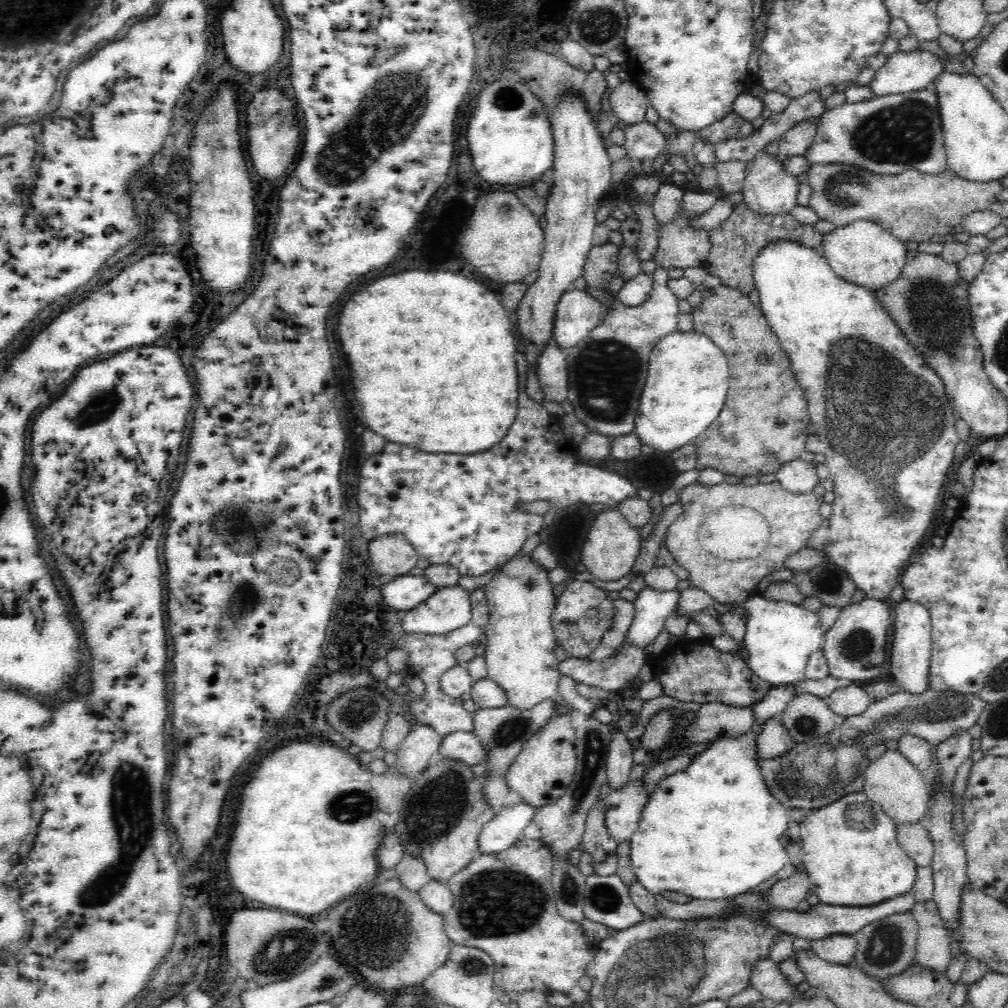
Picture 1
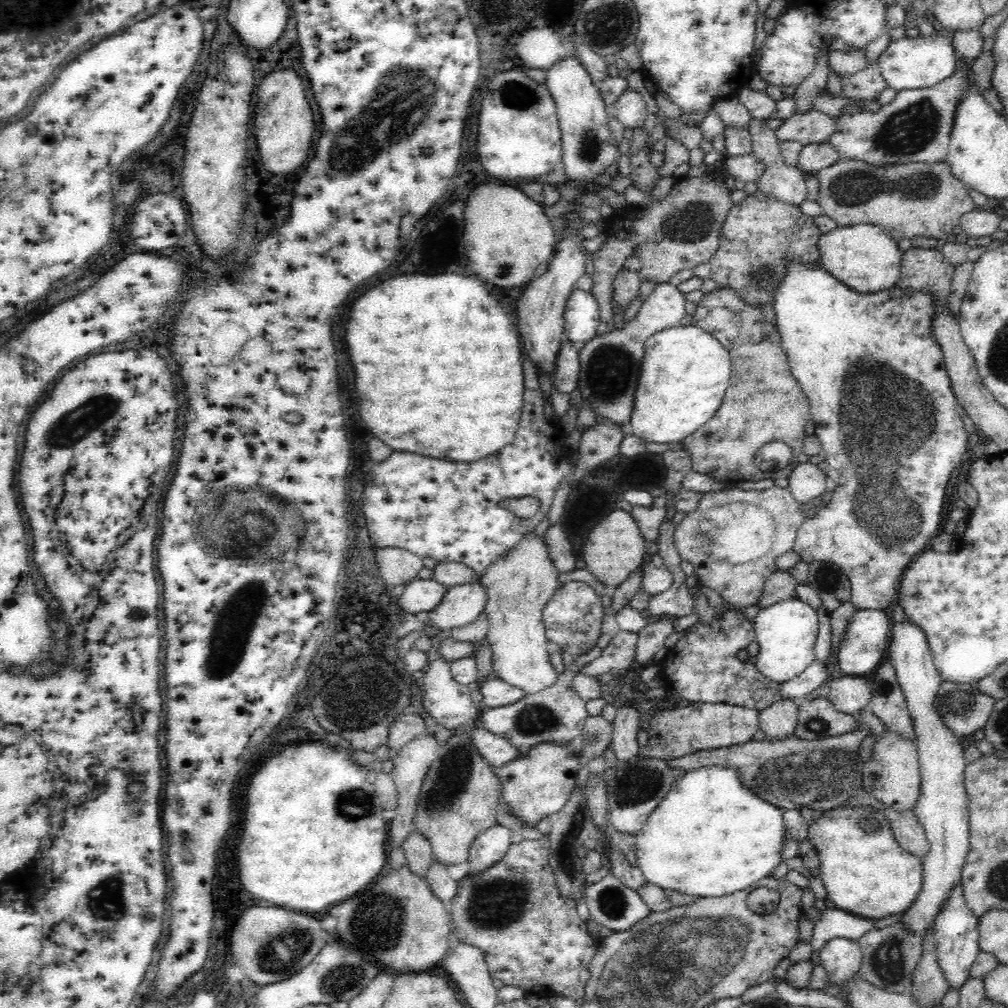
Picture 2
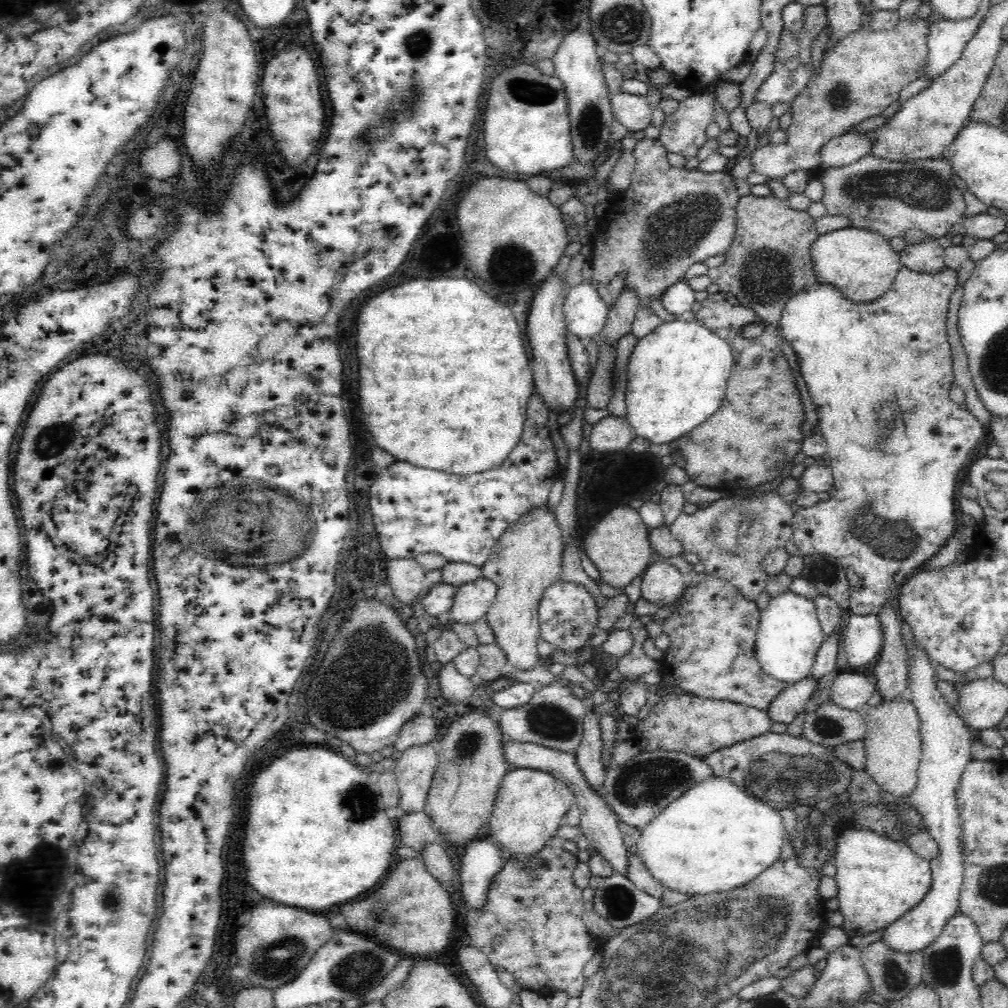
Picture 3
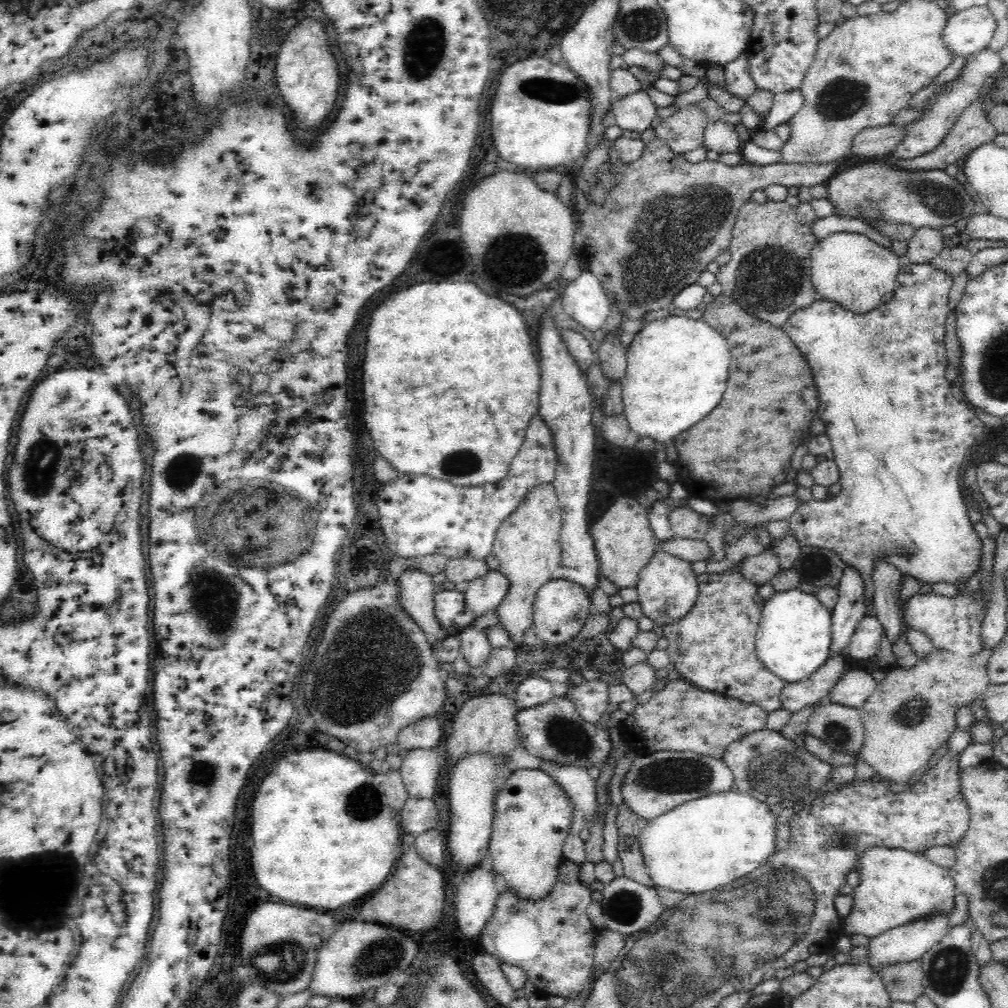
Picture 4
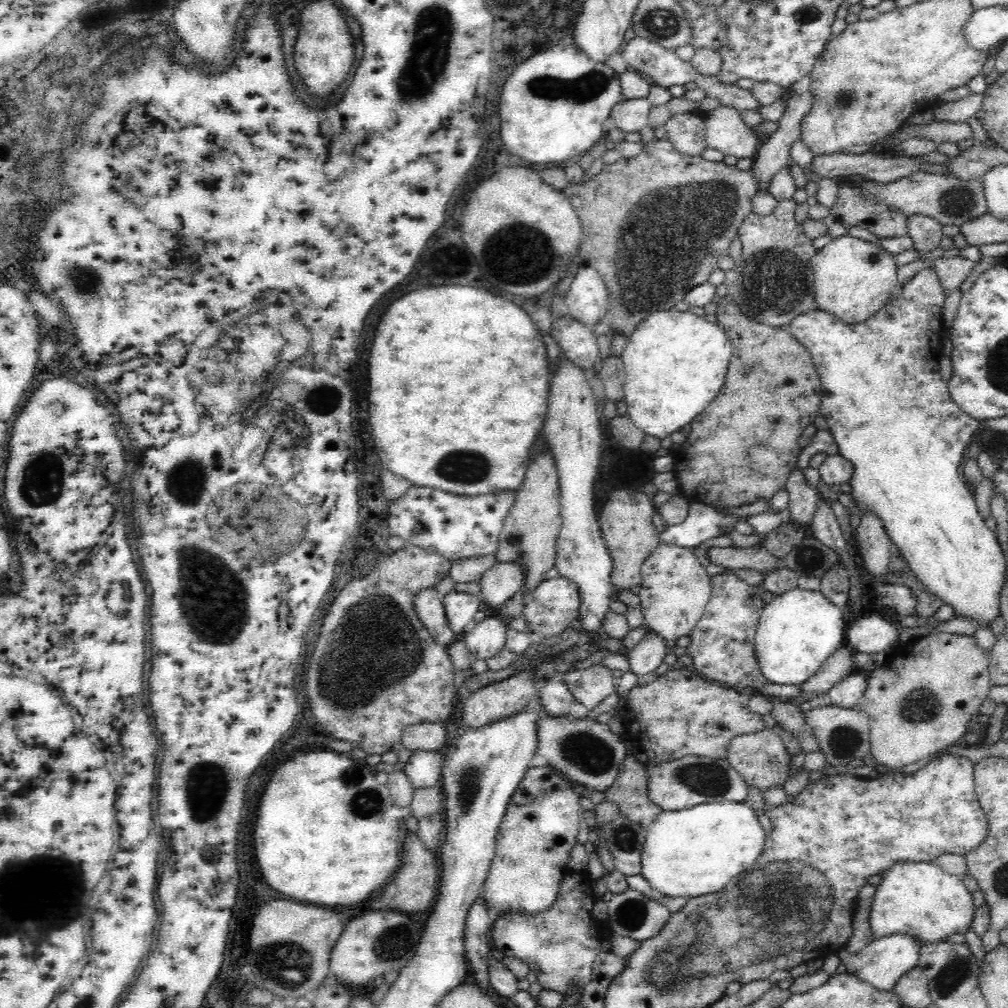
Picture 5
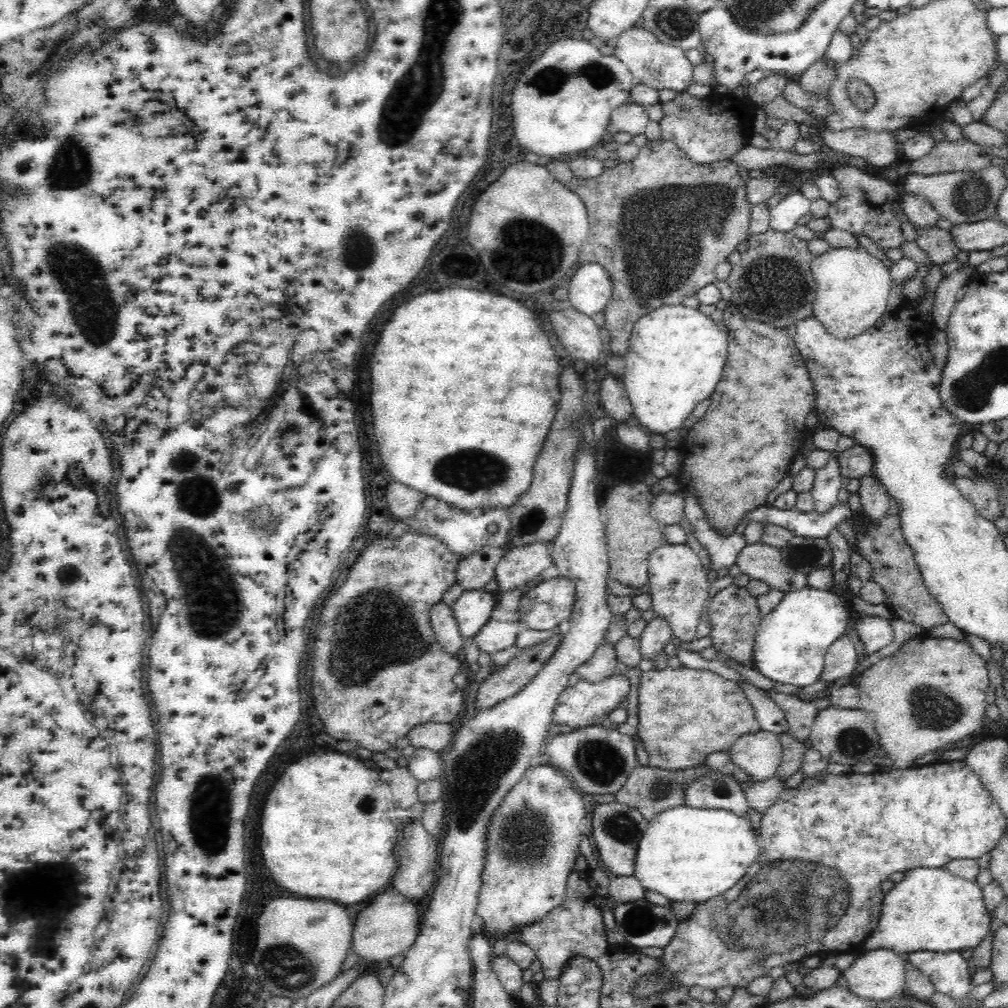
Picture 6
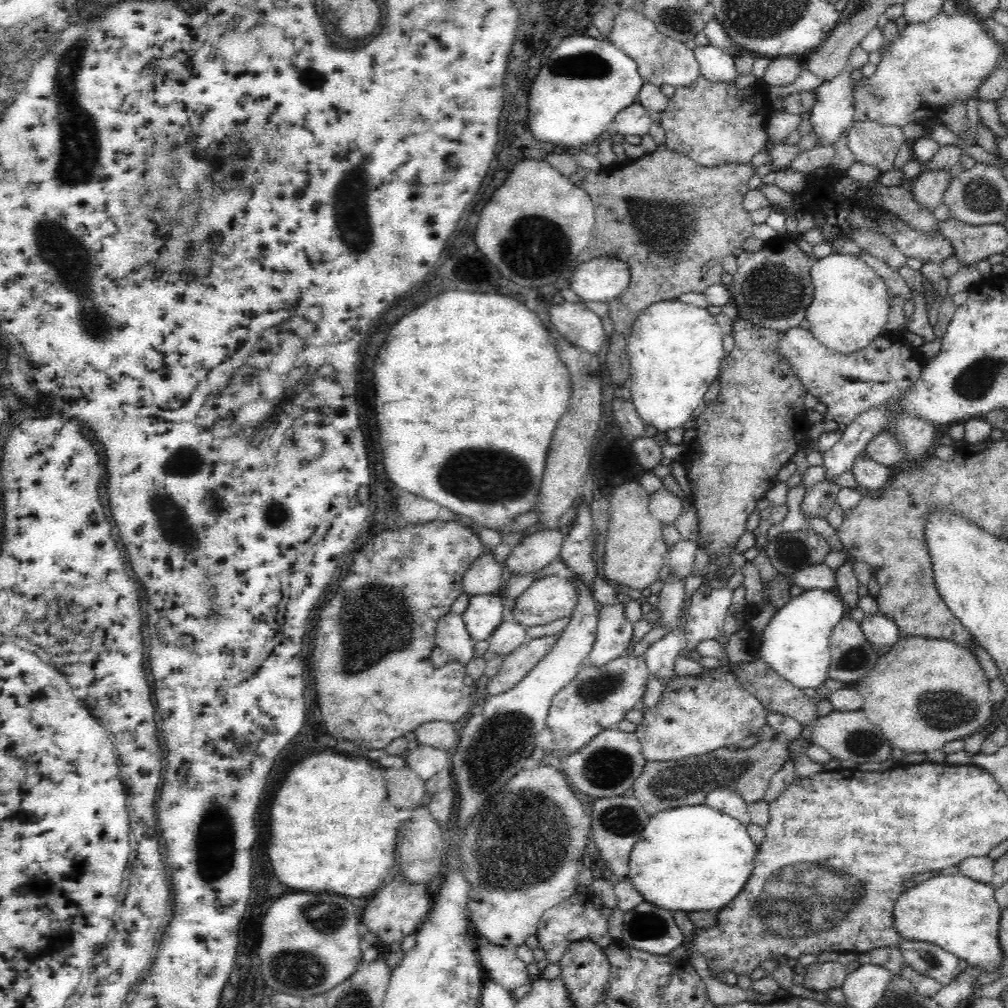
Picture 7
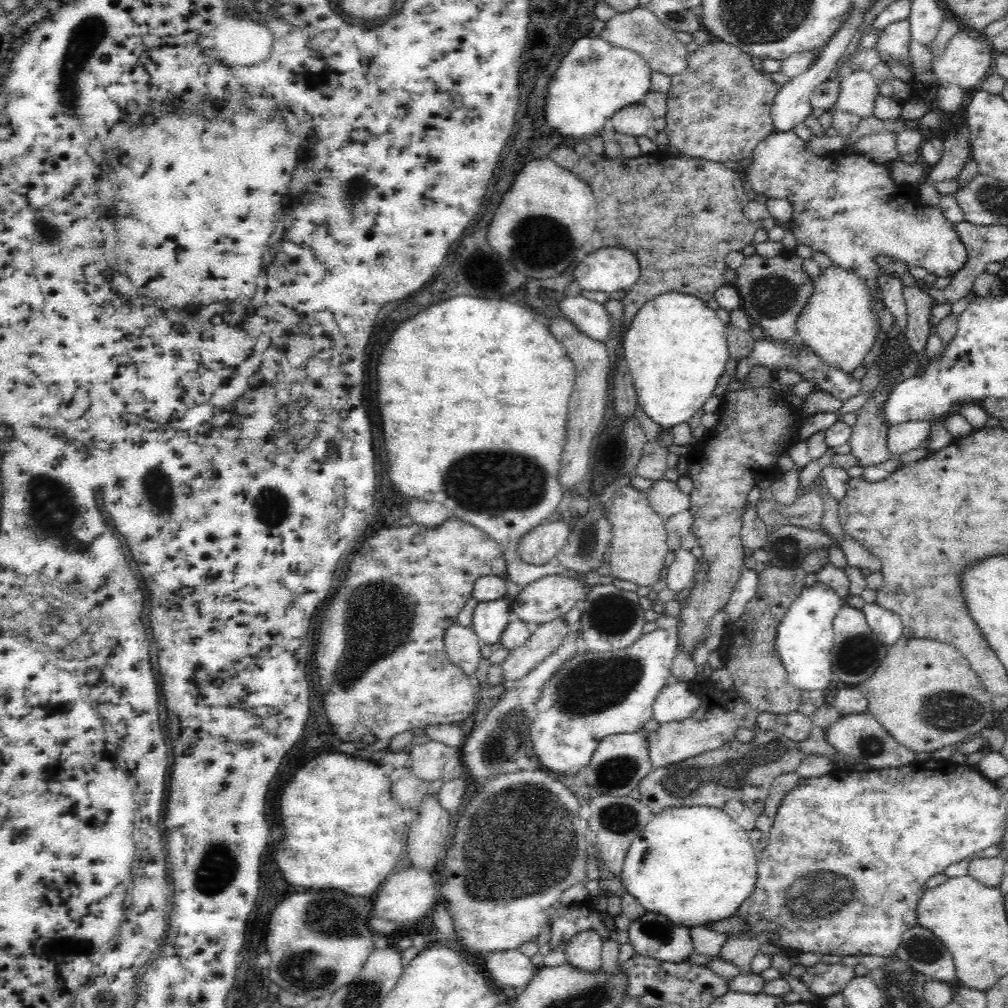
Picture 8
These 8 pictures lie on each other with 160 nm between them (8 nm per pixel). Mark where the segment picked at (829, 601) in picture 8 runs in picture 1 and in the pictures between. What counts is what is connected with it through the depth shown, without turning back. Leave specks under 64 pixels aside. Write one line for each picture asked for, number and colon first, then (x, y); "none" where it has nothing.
1: (779, 637)
2: (786, 631)
3: (789, 635)
4: (793, 635)
5: (798, 630)
6: (790, 645)
7: (795, 643)

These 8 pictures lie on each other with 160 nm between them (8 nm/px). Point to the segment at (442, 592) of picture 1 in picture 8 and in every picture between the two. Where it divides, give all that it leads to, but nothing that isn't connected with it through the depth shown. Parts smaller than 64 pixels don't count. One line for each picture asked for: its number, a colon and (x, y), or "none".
2: (461, 604)
3: (471, 601)
4: (483, 594)
5: (501, 581)
6: (521, 564)
7: (535, 551)
8: (544, 542)

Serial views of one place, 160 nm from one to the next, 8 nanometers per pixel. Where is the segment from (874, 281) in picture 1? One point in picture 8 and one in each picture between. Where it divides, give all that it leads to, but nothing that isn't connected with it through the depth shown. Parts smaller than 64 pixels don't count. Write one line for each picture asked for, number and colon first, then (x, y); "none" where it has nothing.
2: (865, 257)
3: (862, 263)
4: (851, 269)
5: (853, 277)
6: (853, 286)
7: (849, 309)
8: (839, 323)

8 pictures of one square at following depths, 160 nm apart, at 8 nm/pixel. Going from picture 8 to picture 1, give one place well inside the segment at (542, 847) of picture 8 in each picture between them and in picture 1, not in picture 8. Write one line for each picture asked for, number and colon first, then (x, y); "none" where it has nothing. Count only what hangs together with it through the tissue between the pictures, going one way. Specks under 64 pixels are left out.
1: (540, 773)
2: (538, 783)
3: (529, 804)
4: (532, 818)
5: (542, 820)
6: (532, 841)
7: (521, 854)

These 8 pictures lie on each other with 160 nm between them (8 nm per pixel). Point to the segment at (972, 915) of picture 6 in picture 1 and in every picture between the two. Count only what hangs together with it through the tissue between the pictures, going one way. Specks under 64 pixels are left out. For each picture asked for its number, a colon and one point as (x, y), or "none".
1: (850, 851)
2: (863, 869)
3: (878, 879)
4: (896, 885)
5: (916, 898)

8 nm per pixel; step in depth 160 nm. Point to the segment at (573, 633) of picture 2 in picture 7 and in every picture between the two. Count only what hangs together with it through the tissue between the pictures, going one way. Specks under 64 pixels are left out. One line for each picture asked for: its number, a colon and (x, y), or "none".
3: (568, 613)
4: (561, 607)
5: (555, 604)
6: (543, 607)
7: (547, 599)

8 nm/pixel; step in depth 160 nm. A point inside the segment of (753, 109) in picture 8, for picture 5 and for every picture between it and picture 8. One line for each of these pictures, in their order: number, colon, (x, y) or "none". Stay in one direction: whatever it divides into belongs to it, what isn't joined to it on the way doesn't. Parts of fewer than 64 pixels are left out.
5: (685, 132)
6: (714, 127)
7: (713, 123)

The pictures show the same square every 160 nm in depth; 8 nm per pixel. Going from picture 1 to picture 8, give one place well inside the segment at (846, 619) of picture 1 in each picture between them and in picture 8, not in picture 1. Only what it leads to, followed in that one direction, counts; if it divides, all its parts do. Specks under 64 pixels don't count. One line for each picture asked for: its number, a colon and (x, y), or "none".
2: (861, 650)
3: (863, 640)
4: (864, 643)
5: (870, 634)
6: (874, 633)
7: (880, 631)
8: (886, 625)

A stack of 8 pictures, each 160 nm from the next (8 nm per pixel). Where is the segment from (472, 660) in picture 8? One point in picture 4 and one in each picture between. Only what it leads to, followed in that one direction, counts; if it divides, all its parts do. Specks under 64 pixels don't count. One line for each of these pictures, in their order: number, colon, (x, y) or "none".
4: (417, 590)
5: (427, 603)
6: (443, 623)
7: (451, 635)

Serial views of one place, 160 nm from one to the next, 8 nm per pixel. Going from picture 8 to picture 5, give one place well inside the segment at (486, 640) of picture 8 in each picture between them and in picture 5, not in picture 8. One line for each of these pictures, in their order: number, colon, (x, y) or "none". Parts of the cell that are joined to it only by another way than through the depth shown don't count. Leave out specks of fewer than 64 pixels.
5: (460, 607)
6: (471, 609)
7: (484, 612)

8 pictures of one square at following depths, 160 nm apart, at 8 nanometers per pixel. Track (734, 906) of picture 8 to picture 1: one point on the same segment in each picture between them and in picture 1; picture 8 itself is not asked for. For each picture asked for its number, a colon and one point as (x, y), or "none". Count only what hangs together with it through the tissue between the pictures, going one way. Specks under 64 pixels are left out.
1: (712, 831)
2: (710, 836)
3: (713, 828)
4: (699, 845)
5: (686, 853)
6: (688, 854)
7: (687, 858)

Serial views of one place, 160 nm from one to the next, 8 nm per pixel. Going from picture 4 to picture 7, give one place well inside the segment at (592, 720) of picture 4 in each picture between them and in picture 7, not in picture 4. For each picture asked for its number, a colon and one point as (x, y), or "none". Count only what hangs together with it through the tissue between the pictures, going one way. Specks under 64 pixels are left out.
5: (591, 686)
6: (601, 665)
7: (614, 632)

